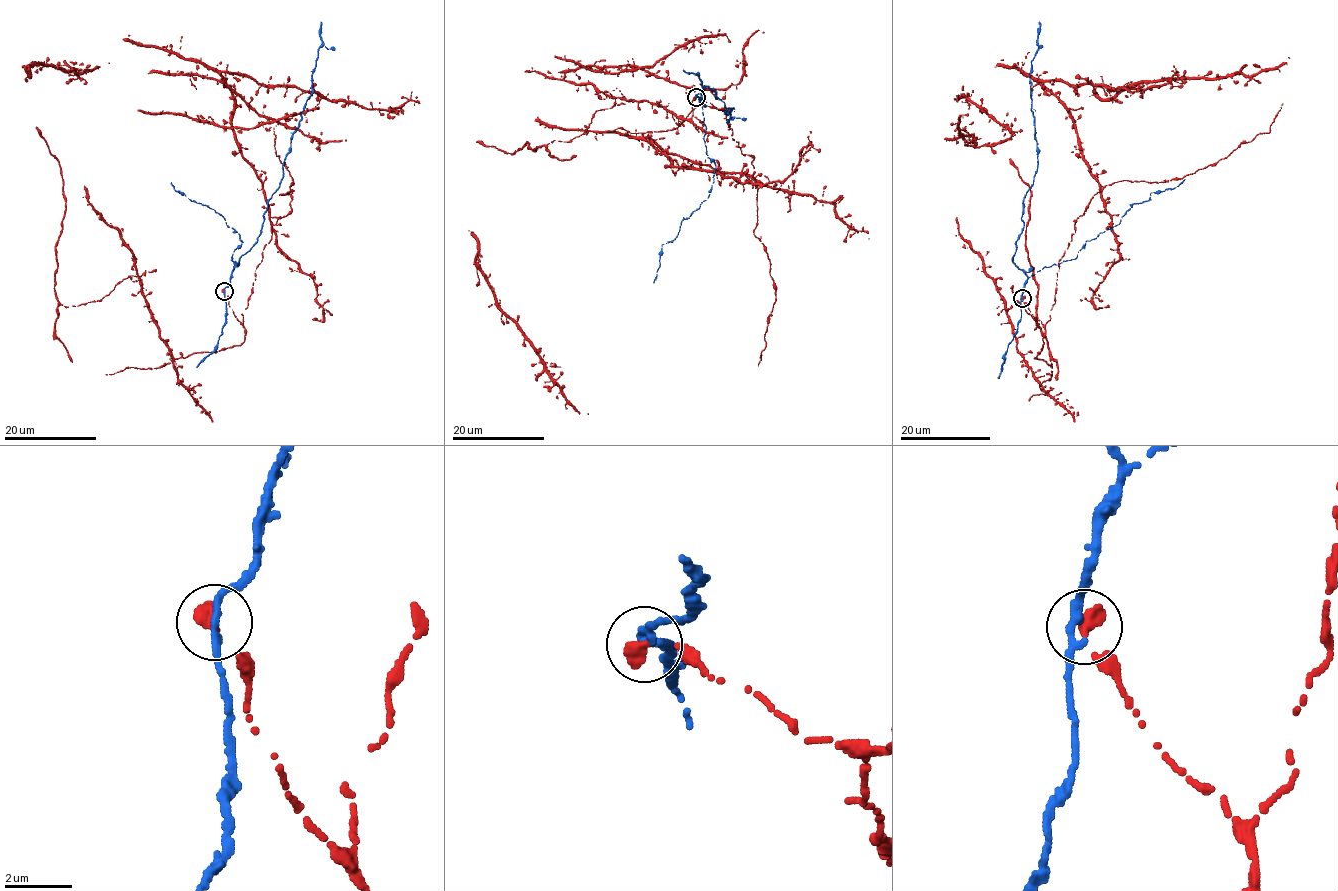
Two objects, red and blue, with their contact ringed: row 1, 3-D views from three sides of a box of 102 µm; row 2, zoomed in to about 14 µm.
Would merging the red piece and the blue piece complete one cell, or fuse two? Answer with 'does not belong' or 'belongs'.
does not belong

